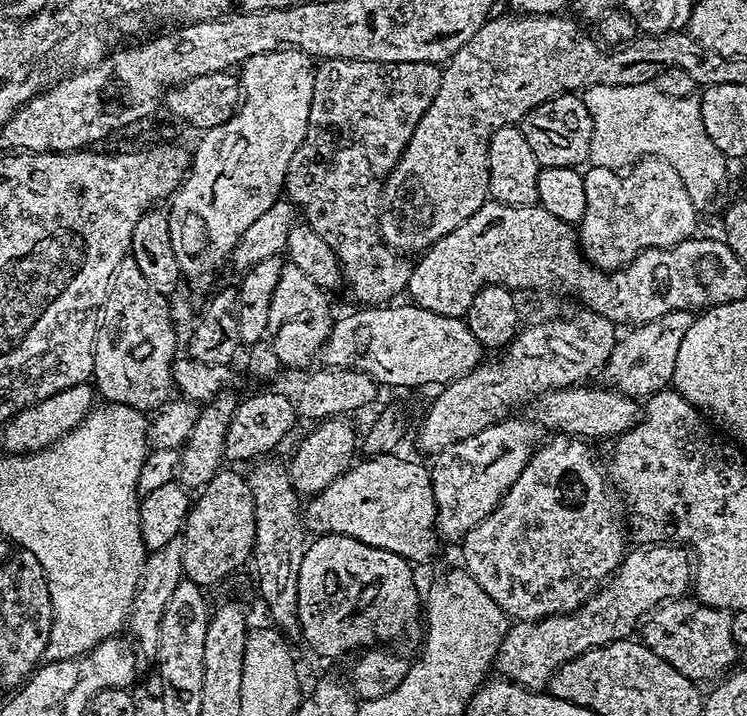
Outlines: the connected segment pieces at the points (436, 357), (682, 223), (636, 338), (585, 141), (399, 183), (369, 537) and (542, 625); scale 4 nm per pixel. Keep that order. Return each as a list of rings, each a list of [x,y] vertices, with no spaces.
[[[413,302],[398,305],[364,306],[341,319],[335,319],[322,349],[323,363],[327,367],[348,368],[365,373],[382,386],[412,388],[428,384],[443,386],[472,372],[483,361],[484,349],[461,317],[432,312]]]
[[[645,156],[624,171],[589,167],[583,173],[586,186],[586,214],[580,219],[578,235],[585,256],[600,270],[615,270],[629,264],[640,252],[651,248],[669,248],[683,240],[693,239],[698,209],[690,202],[678,170],[656,156]]]
[[[674,310],[670,314],[662,314],[662,318],[651,320],[645,324],[633,327],[629,336],[621,335],[617,339],[608,363],[602,369],[607,383],[617,392],[633,398],[651,398],[655,392],[663,392],[671,385],[674,378],[674,362],[678,362],[678,350],[682,346],[682,338],[686,338],[686,330],[690,330],[694,316],[686,310]]]
[[[564,93],[540,103],[523,117],[520,129],[543,168],[578,168],[589,159],[593,122],[583,97],[575,93]]]
[[[438,86],[438,94],[434,94],[434,102],[422,114],[418,126],[414,126],[414,134],[404,153],[394,166],[394,170],[384,179],[384,189],[380,192],[378,219],[380,233],[390,248],[401,254],[423,254],[443,236],[458,230],[462,222],[470,219],[489,199],[488,155],[490,154],[490,138],[498,130],[513,127],[508,118],[504,118],[496,126],[468,126],[468,114],[444,114],[444,87]]]
[[[400,454],[369,456],[353,463],[348,471],[330,482],[326,490],[303,505],[302,521],[309,533],[349,536],[358,542],[366,542],[366,546],[390,550],[416,566],[426,563],[435,554],[436,547],[442,544],[436,527],[436,503],[430,471],[412,460],[403,460]]]
[[[644,544],[633,550],[625,551],[624,561],[615,573],[601,583],[600,587],[588,597],[578,610],[561,616],[547,616],[541,620],[521,620],[509,627],[502,642],[500,652],[496,655],[495,671],[501,677],[523,684],[533,690],[547,689],[552,675],[566,662],[578,658],[592,648],[601,648],[604,644],[613,644],[615,640],[627,640],[632,632],[641,627],[642,621],[651,616],[665,601],[674,600],[685,595],[684,592],[694,584],[694,556],[687,547],[679,544]]]

